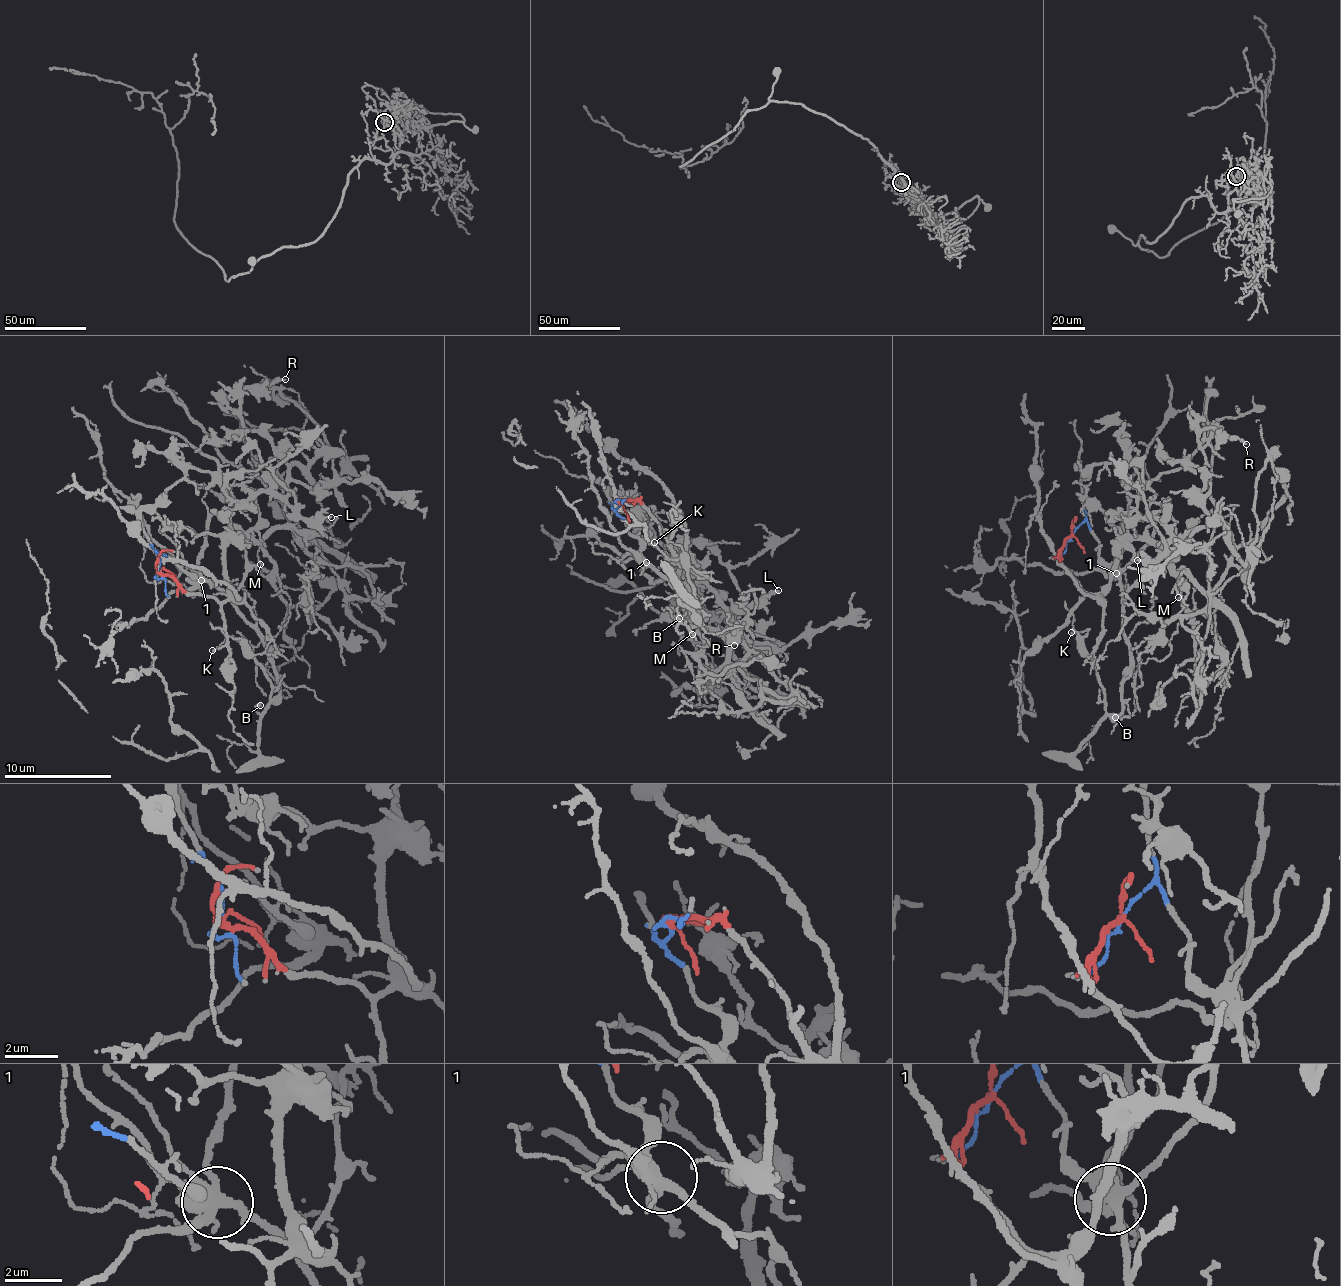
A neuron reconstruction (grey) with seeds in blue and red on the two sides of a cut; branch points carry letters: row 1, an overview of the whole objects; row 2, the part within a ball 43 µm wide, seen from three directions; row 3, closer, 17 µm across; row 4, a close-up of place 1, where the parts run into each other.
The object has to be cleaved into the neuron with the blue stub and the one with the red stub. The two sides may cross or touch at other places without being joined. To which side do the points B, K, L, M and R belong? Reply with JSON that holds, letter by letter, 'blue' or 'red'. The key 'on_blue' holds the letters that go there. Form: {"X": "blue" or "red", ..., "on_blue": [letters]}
{"B": "blue", "K": "blue", "L": "red", "M": "red", "R": "red", "on_blue": ["B", "K"]}

